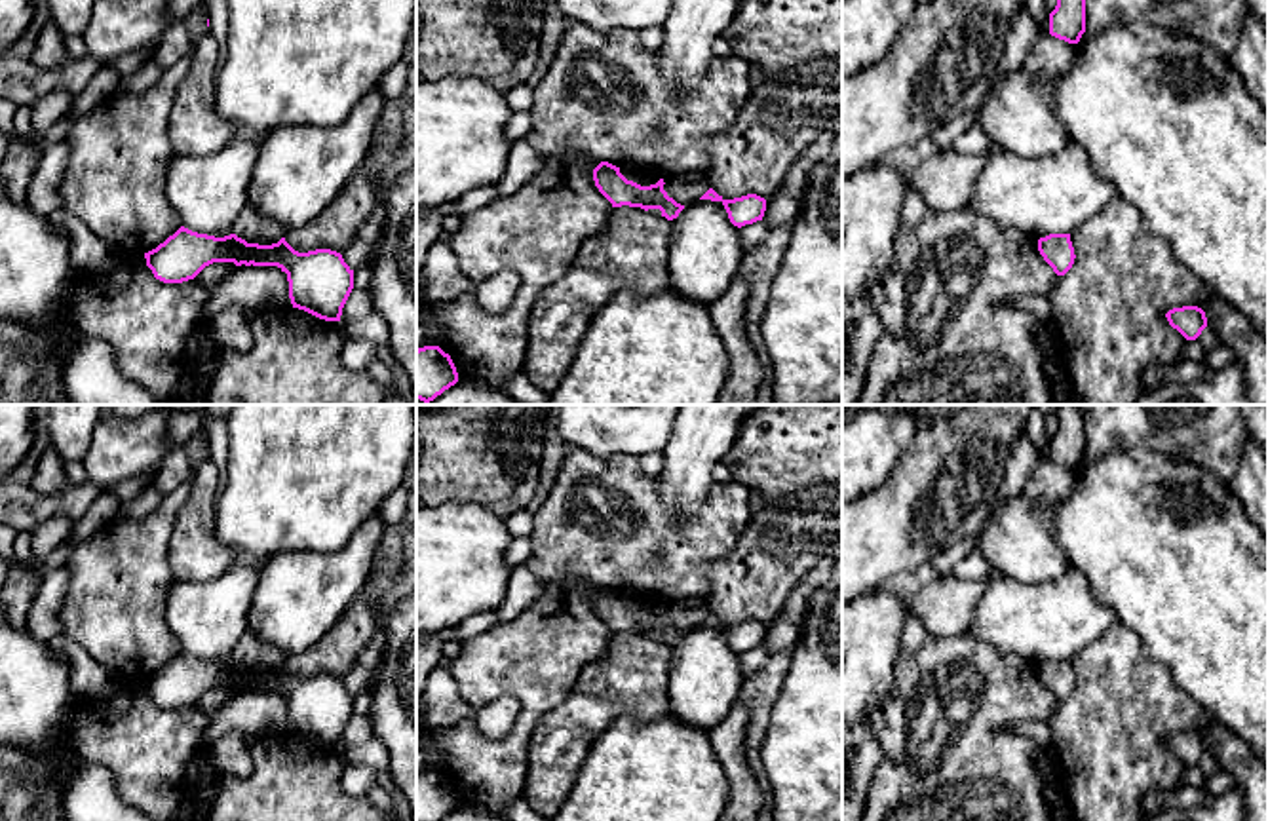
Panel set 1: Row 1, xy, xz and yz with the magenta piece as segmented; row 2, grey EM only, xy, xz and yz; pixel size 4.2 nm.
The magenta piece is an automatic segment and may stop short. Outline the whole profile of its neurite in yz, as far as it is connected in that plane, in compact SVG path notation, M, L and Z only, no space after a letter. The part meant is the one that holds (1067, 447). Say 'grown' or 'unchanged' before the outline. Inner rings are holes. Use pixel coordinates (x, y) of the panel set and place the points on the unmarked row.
unchanged; M1059 405L1055 414L1057 431L1049 439L1049 460L1078 469L1085 458L1085 416L1074 405Z

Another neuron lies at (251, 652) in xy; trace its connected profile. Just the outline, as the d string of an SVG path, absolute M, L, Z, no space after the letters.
M247 631L234 648L232 659L247 669L272 671L285 663L285 654L278 646L260 640L253 631Z

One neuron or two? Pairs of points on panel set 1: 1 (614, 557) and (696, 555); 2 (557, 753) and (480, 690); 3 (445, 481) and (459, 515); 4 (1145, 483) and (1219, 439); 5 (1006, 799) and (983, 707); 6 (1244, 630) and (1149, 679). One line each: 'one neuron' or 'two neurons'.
1: one neuron
2: two neurons
3: two neurons
4: two neurons
5: one neuron
6: two neurons

